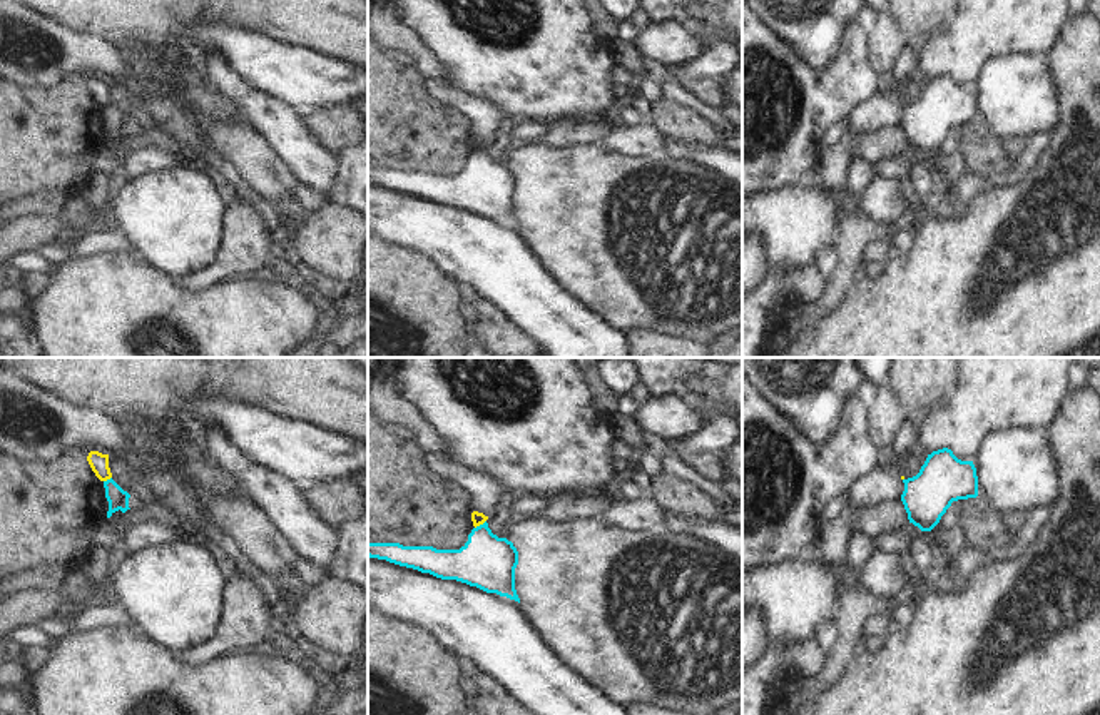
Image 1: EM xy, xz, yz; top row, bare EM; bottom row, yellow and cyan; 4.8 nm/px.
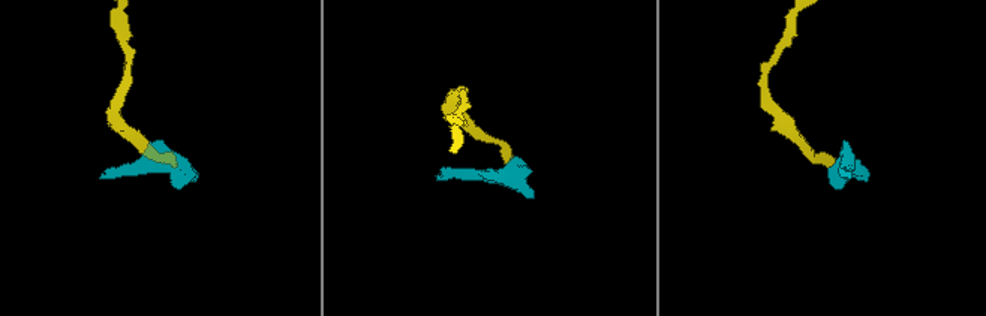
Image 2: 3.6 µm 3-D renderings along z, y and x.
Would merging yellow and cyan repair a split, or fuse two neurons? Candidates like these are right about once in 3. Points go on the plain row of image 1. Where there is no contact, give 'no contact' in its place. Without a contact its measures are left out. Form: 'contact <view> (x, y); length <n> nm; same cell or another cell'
contact xz (480, 149); length 70 nm; another cell

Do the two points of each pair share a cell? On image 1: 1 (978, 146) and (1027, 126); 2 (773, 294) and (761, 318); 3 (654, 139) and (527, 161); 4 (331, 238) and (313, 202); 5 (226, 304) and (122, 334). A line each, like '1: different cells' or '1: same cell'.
1: different cells
2: same cell
3: different cells
4: different cells
5: same cell

